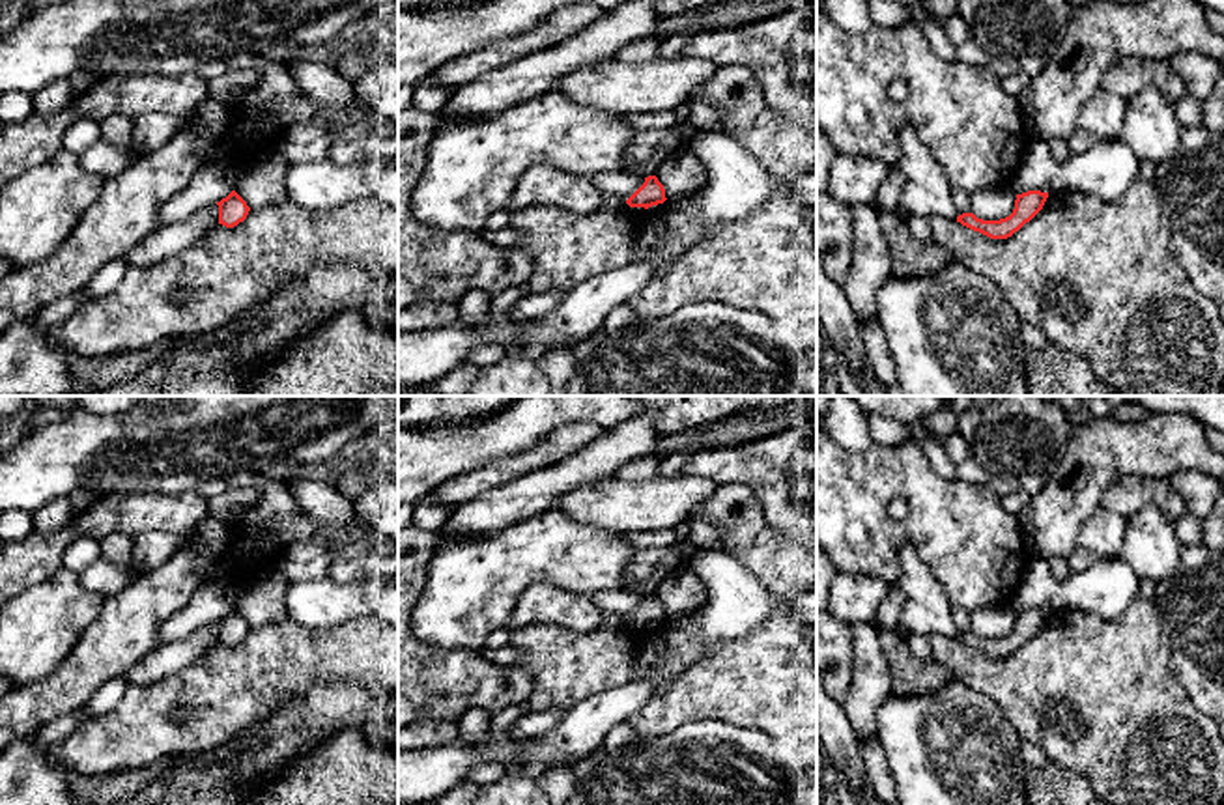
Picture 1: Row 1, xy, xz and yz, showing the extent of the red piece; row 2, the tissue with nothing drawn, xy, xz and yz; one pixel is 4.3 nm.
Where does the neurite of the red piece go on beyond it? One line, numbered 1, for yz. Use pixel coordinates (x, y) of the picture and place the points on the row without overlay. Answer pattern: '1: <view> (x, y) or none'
1: none

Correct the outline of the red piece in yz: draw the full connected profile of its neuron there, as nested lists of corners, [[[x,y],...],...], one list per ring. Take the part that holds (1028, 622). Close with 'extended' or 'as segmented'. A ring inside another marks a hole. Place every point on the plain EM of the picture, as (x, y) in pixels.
[[[1028,609],[1028,611],[1017,613],[1015,628],[1005,637],[983,639],[983,637],[977,637],[974,631],[962,631],[957,635],[957,641],[990,657],[1007,657],[1043,628],[1046,616],[1048,616],[1048,611]]]; as segmented

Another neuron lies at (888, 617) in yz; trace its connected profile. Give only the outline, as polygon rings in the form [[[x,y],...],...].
[[[890,585],[888,596],[876,611],[875,624],[884,631],[895,633],[901,624],[903,605],[903,592],[897,585]]]

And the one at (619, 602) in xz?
[[[620,588],[611,592],[592,592],[587,596],[605,613],[622,618],[628,618],[645,601],[645,596],[626,592]]]

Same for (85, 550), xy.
[[[93,536],[75,538],[62,555],[62,566],[80,573],[86,566],[101,557],[101,540]]]

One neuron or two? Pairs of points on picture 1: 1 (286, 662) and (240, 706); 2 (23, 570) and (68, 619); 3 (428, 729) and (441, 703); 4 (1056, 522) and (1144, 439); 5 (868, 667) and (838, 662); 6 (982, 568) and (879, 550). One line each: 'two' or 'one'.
1: one
2: two
3: two
4: one
5: two
6: one

